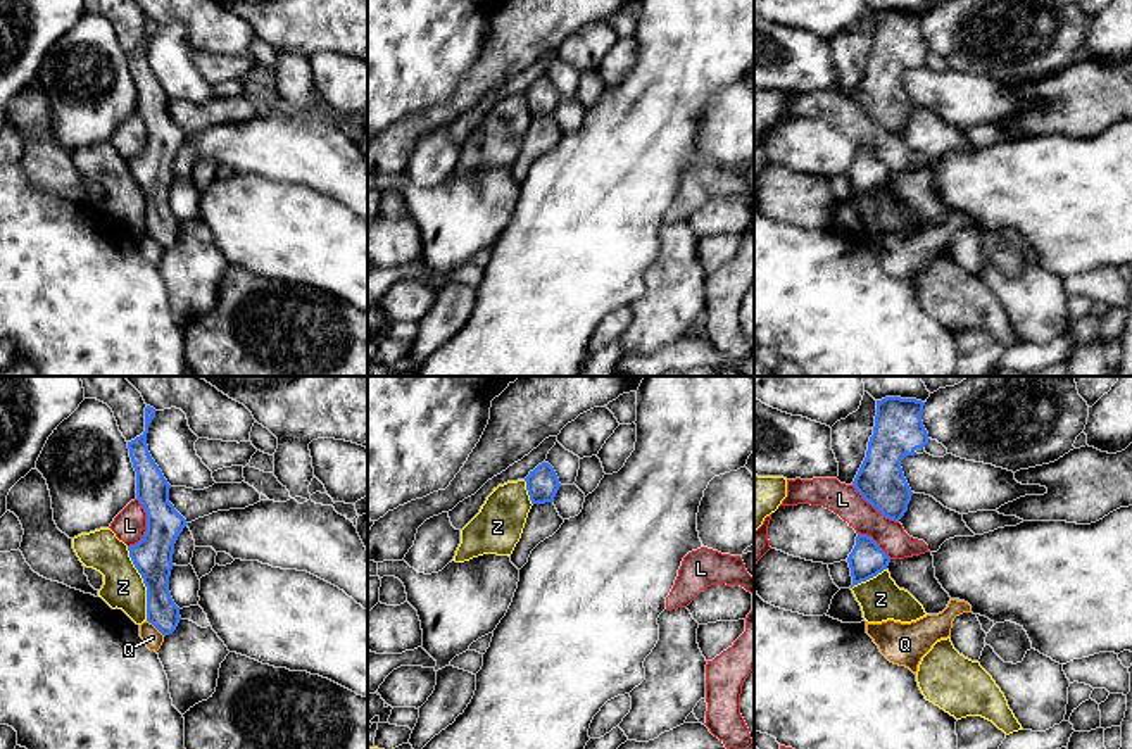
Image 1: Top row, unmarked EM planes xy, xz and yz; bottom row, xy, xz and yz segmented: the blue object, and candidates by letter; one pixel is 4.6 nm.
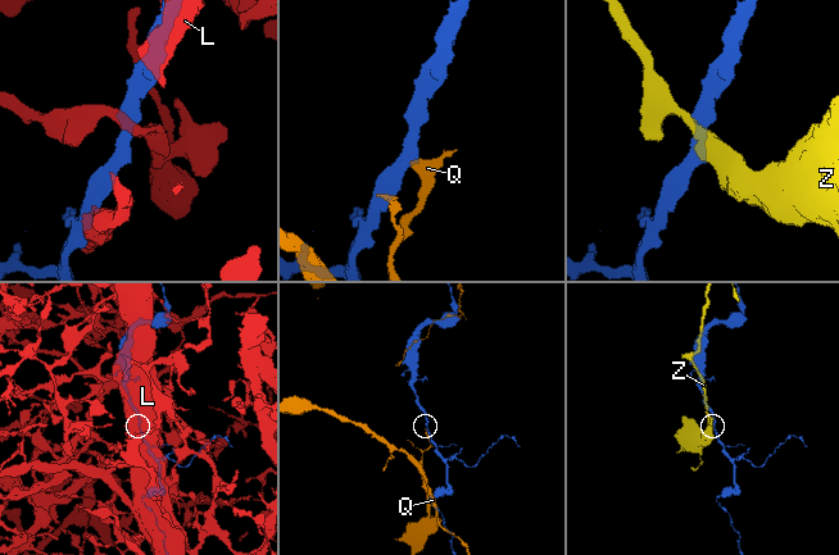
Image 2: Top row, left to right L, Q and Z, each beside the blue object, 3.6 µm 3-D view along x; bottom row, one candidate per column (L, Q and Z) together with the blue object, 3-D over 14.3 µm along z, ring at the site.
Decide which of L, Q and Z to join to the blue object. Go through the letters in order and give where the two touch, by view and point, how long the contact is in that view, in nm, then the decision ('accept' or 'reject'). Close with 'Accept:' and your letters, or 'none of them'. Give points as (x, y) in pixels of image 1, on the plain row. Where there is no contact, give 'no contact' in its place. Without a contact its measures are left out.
L: contact xy (147, 138); length 240 nm; reject
Q: contact xy (156, 240); length 120 nm; reject
Z: contact xy (144, 195); length 360 nm; reject
Accept: none of them

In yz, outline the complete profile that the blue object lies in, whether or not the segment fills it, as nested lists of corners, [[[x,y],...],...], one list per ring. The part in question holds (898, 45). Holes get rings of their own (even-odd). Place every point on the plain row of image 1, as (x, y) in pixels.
[[[916,12],[877,14],[873,48],[852,95],[866,116],[894,135],[904,129],[913,109],[901,74],[915,69],[915,64],[923,62],[930,54],[921,35],[923,19],[925,16]]]

